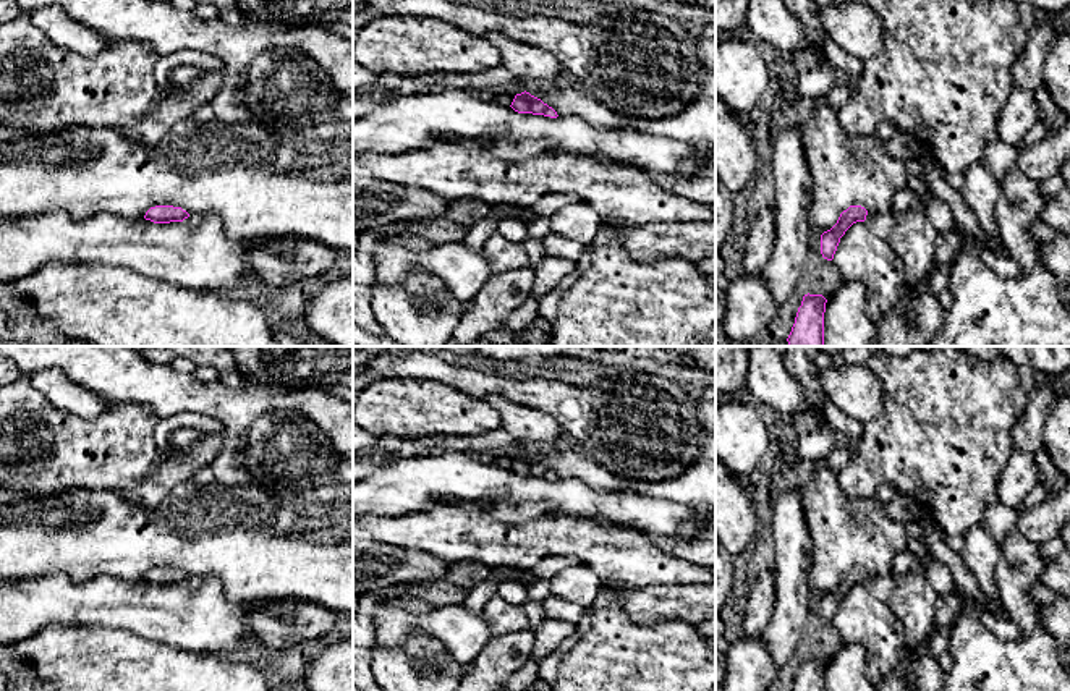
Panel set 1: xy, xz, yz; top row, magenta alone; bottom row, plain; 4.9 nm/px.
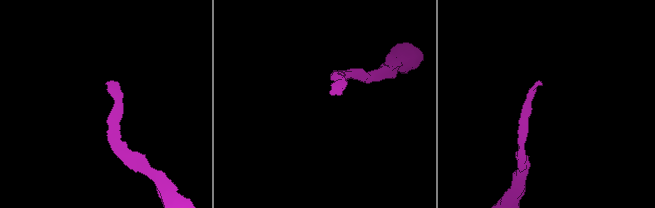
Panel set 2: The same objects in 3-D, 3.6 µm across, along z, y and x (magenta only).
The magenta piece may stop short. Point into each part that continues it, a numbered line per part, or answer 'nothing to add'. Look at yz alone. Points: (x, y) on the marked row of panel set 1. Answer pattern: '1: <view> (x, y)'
1: yz (881, 224)

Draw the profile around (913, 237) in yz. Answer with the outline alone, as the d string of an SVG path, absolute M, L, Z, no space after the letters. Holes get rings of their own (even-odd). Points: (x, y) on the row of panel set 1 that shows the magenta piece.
M897 189L890 214L894 228L887 243L905 265L907 285L926 280L934 262L937 230L926 217L919 197L910 189Z

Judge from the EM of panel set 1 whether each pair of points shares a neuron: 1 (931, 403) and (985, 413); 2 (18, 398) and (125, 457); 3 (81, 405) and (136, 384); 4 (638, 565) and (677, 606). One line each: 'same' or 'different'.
1: same
2: same
3: different
4: different

